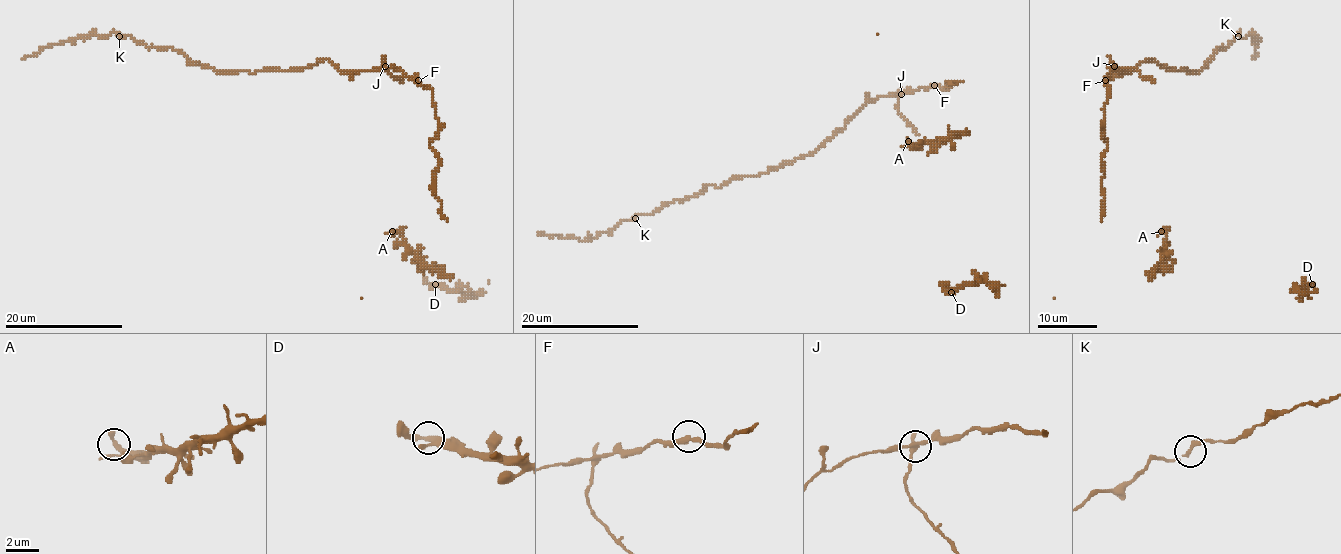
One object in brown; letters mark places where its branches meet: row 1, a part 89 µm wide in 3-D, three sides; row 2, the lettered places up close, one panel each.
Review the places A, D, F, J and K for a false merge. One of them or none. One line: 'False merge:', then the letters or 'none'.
False merge: J

